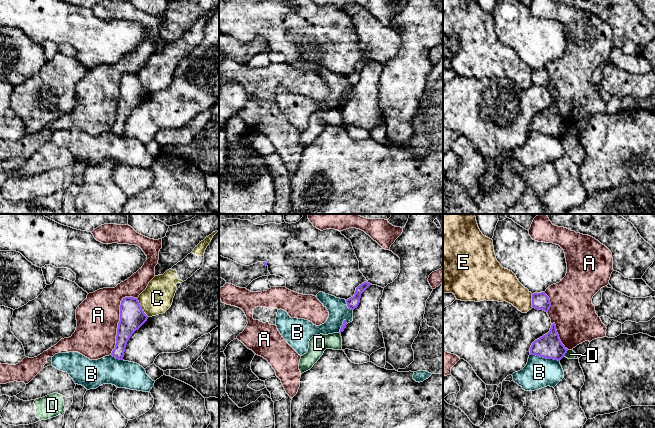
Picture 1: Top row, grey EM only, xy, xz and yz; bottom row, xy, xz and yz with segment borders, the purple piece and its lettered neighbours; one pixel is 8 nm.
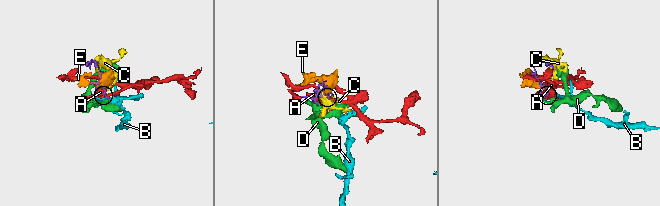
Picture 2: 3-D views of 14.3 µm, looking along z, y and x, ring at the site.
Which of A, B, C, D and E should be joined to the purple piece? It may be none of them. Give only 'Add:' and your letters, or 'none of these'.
Add: none of these

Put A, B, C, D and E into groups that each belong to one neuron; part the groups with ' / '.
A / B / C / D / E

